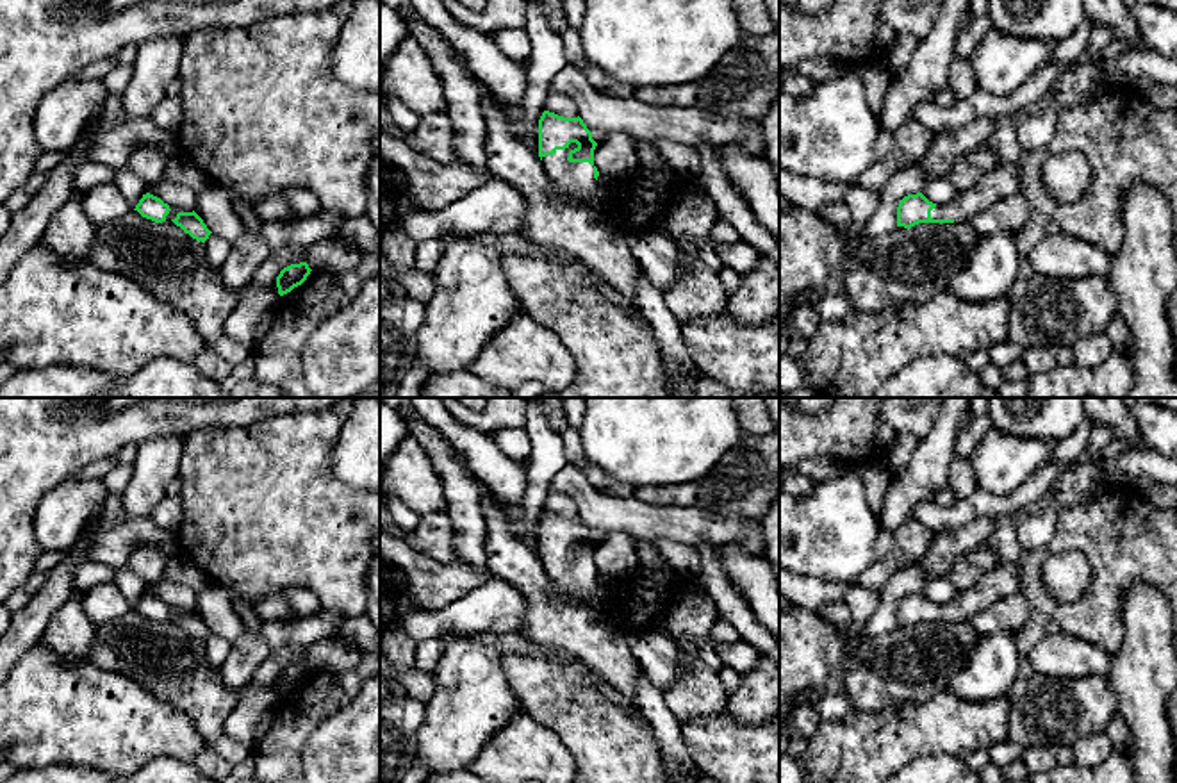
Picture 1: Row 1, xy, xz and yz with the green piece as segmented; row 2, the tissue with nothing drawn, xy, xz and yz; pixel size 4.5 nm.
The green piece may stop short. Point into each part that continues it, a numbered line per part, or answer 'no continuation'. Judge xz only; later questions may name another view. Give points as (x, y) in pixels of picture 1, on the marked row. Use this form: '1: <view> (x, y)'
1: xz (575, 182)

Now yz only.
1: yz (1001, 182)

